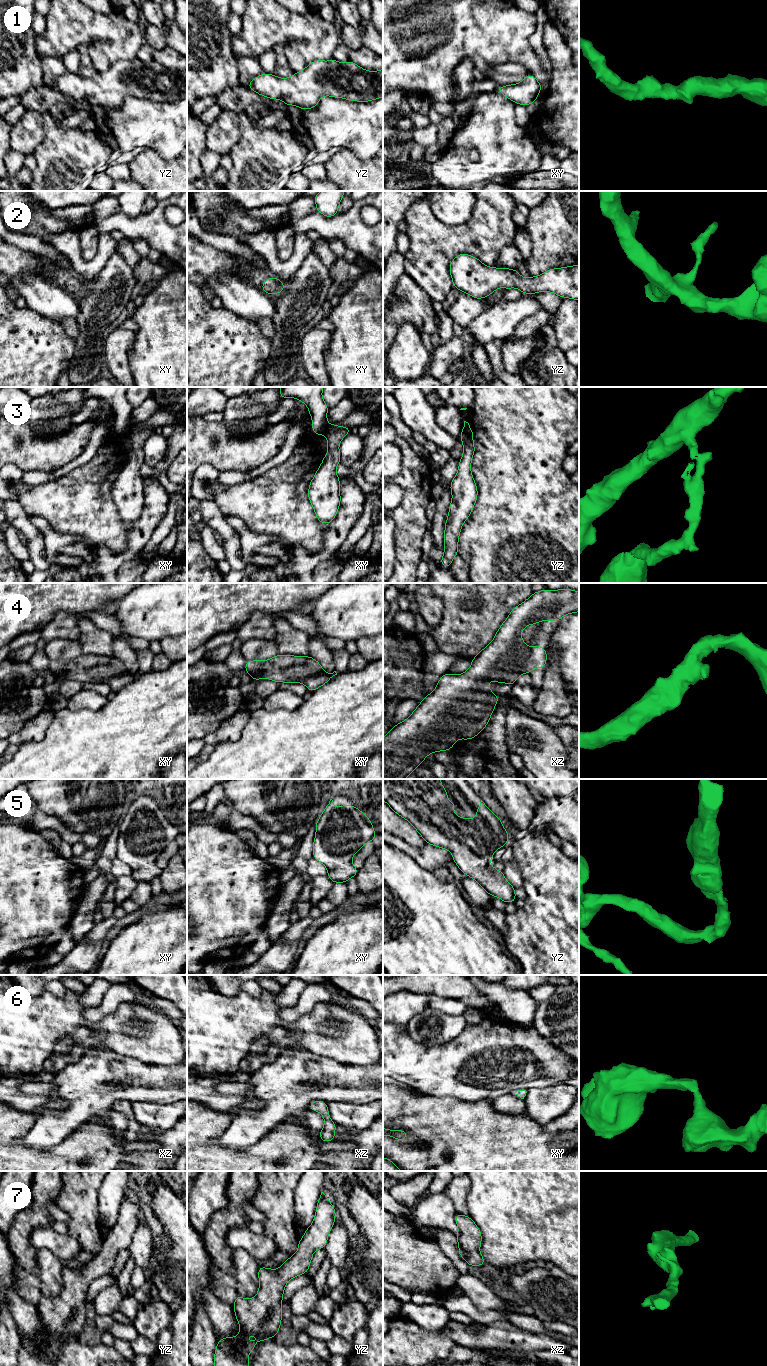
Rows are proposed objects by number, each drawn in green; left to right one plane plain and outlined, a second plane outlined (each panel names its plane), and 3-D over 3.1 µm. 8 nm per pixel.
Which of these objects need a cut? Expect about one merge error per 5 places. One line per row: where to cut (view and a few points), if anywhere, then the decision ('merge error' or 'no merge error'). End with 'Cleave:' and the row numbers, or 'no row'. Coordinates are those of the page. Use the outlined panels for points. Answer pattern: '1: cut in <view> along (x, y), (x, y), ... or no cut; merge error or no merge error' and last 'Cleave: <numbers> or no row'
1: no cut; no merge error
2: no cut; no merge error
3: cut in xy along (327, 428), (323, 433); merge error
4: no cut; no merge error
5: no cut; no merge error
6: no cut; no merge error
7: no cut; no merge error
Cleave: 3

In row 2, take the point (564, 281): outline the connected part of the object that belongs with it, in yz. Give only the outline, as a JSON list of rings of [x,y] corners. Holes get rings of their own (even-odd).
[[[461,253],[457,255],[449,266],[453,287],[475,299],[484,299],[500,287],[506,290],[518,288],[523,294],[533,295],[538,292],[552,292],[561,298],[570,298],[579,301],[579,265],[553,268],[546,272],[524,279],[516,269],[488,267],[478,258]]]

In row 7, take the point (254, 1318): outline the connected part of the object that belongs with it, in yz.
[[[321,1192],[314,1220],[299,1240],[297,1252],[278,1270],[258,1268],[259,1289],[255,1297],[246,1299],[237,1295],[235,1298],[233,1307],[240,1331],[237,1337],[217,1341],[214,1366],[250,1366],[248,1354],[254,1347],[279,1333],[285,1286],[292,1278],[307,1273],[313,1253],[325,1248],[335,1217],[335,1208]],[[247,1335],[257,1335],[258,1340],[248,1342]]]

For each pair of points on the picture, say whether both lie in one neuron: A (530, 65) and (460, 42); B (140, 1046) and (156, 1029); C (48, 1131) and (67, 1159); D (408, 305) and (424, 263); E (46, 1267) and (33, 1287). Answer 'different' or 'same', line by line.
A: same
B: same
C: different
D: different
E: different

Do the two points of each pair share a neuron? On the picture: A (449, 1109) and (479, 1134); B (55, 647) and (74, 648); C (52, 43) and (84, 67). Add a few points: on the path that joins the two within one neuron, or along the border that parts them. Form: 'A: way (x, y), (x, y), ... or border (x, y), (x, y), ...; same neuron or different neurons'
A: way (456, 1116), (472, 1132); same neuron
B: way (60, 648), (69, 648); same neuron
C: border (81, 50), (87, 53), (97, 72); different neurons

